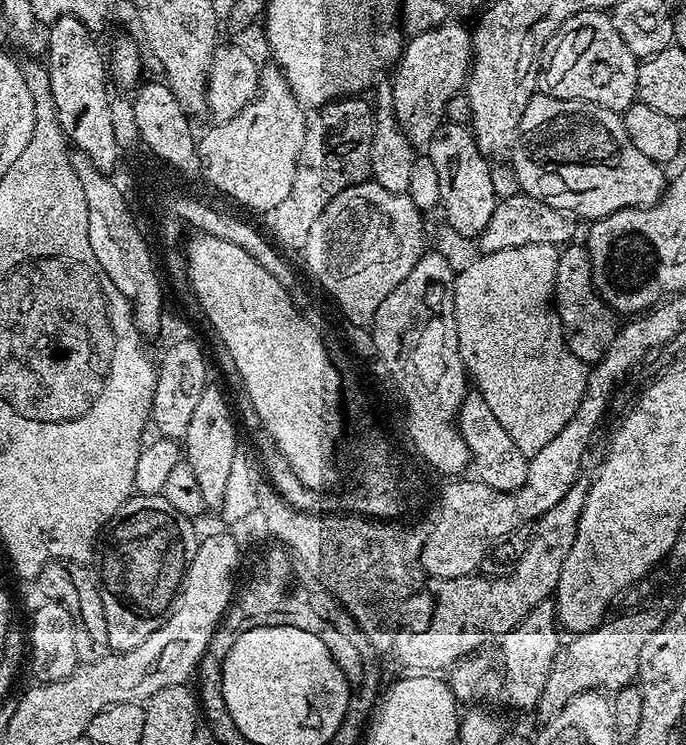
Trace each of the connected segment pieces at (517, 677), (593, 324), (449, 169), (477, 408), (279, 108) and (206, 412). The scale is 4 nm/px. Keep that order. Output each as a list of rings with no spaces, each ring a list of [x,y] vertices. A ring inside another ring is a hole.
[[[551,599],[543,600],[514,630],[507,632],[499,643],[504,655],[504,692],[520,708],[535,709],[540,701],[542,686],[550,678],[550,668],[554,666],[556,651],[562,647],[561,629],[556,619],[556,605]]]
[[[573,242],[559,249],[558,270],[556,271],[556,291],[554,307],[560,315],[560,325],[564,331],[566,346],[583,364],[592,366],[610,350],[618,331],[617,313],[596,292],[592,281],[592,263],[588,249],[583,243]]]
[[[464,122],[441,124],[432,141],[426,145],[426,155],[438,170],[438,184],[441,186],[439,207],[444,208],[449,226],[460,236],[479,237],[480,232],[486,230],[486,222],[490,222],[490,214],[494,214],[498,195],[496,180],[492,177],[493,165],[489,157],[478,150],[471,127]]]
[[[469,391],[465,396],[460,407],[458,427],[472,455],[471,465],[474,468],[476,466],[475,475],[483,484],[499,492],[517,492],[524,487],[529,457],[524,456],[522,450],[518,450],[514,438],[510,438],[498,418],[494,418],[490,406],[486,406],[486,398],[482,398],[479,391]]]
[[[275,66],[261,67],[260,89],[255,98],[242,111],[234,114],[234,118],[221,124],[213,123],[211,127],[204,137],[199,137],[196,146],[198,165],[200,164],[201,170],[204,171],[205,178],[234,203],[241,204],[252,212],[271,214],[278,202],[283,202],[290,195],[290,186],[294,186],[294,170],[298,154],[302,150],[302,138],[308,129],[305,109],[290,90],[280,69]]]
[[[207,386],[202,391],[202,398],[199,399],[198,406],[191,415],[190,426],[187,427],[182,439],[183,459],[190,466],[190,470],[194,470],[194,478],[198,478],[198,490],[202,490],[204,507],[208,510],[219,509],[223,502],[226,482],[229,481],[229,473],[238,449],[236,424],[232,421],[232,408],[224,397],[225,389],[220,388]]]

